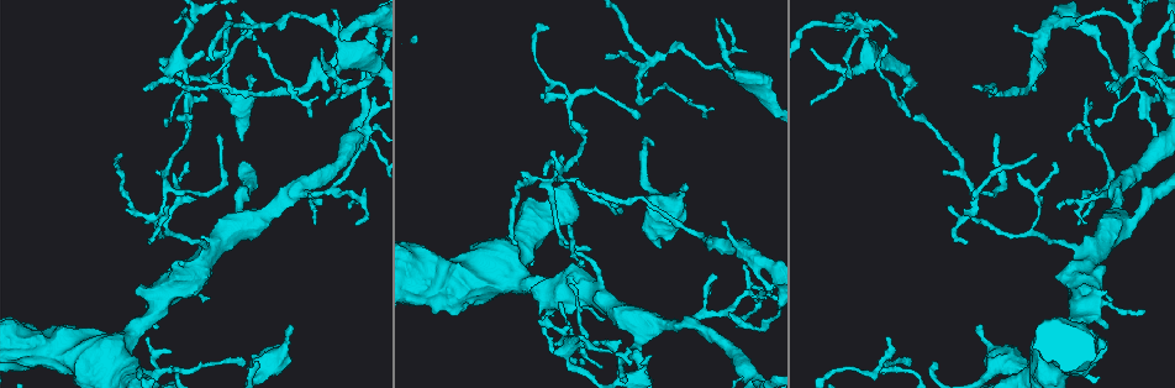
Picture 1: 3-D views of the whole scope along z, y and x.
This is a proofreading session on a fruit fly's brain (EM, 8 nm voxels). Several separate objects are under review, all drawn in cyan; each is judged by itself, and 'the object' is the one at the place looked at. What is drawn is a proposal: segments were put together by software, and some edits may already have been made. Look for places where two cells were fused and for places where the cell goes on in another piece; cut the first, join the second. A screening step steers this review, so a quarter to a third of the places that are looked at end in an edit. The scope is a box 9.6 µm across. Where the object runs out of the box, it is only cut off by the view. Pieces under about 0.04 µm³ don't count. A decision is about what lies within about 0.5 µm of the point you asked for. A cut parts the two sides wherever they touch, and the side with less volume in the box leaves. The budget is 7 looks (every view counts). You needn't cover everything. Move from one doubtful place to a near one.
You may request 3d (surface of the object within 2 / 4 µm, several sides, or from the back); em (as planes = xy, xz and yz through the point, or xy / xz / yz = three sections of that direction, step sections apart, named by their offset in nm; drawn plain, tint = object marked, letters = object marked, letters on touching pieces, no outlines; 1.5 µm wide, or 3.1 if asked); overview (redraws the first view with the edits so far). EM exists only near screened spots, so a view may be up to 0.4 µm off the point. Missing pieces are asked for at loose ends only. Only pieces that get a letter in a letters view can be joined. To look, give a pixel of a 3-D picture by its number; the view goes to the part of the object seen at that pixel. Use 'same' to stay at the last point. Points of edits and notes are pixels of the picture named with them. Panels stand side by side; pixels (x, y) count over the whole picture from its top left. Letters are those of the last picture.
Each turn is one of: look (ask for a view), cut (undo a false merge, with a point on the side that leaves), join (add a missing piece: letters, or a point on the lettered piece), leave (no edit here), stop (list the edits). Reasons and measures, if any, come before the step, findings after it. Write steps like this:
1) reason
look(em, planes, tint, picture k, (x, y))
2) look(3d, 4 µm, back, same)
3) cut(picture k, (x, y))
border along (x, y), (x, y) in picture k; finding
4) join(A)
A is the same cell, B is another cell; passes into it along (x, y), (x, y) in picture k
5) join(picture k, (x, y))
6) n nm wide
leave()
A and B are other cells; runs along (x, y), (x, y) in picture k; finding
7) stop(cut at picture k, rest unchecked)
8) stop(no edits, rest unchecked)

tapers out
look(em, planes, letters, picture 1, (1095, 119))

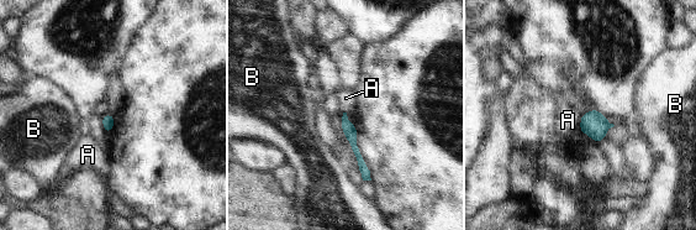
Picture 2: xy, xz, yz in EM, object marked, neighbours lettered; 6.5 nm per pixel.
leave()
A and B are other cells; runs along (344, 119), (367, 177) in picture 2; none of them fits

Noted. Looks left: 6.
arms part here
look(em, xy, step 8, tint, picture 1, (852, 26))

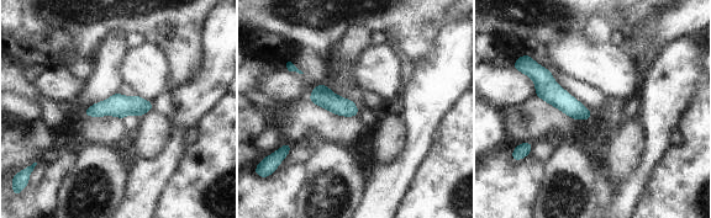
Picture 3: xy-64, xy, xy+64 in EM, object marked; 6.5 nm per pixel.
another direction
look(em, planes, tint, same)

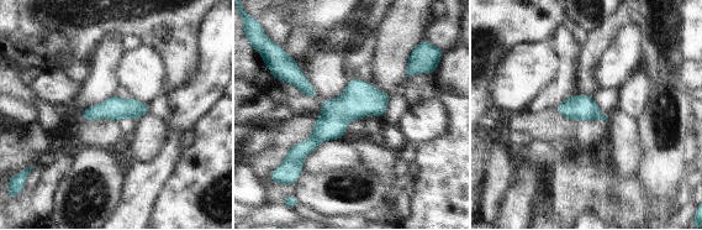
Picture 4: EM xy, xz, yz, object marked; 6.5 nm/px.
see the neighbours
look(em, planes, letters, same)

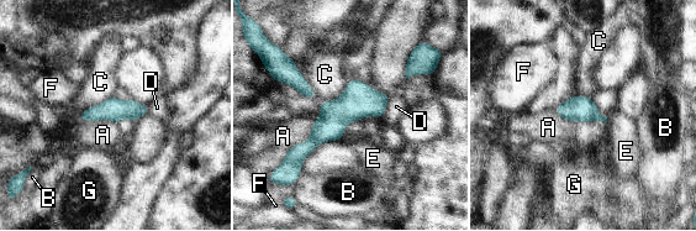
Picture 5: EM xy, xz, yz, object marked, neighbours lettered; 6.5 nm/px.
A touches over 400 nm
leave()
A, B, C, D, E, F and G are other cells; runs along (384, 96), (357, 101), (290, 155) in picture 5; one cell here

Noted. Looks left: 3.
abrupt turn
look(3d, 4 µm, back, picture 1, (1086, 129))

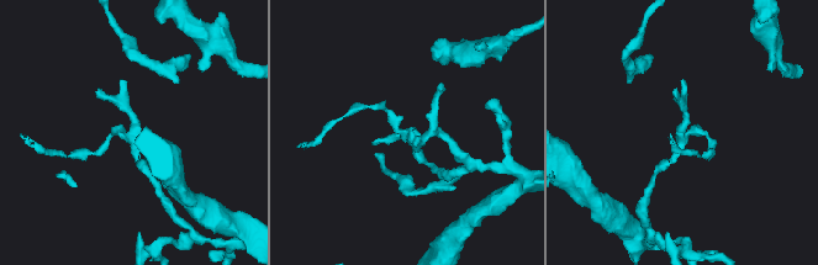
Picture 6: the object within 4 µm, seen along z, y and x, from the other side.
now the EM
look(em, yz, step 4, tint, picture 6, (404, 136))

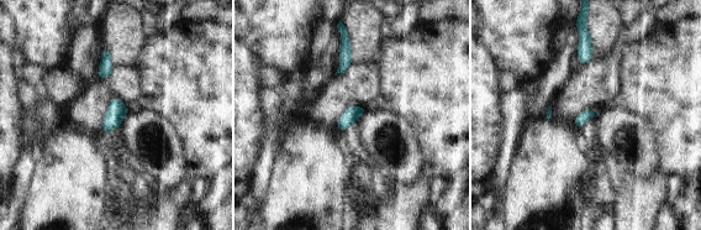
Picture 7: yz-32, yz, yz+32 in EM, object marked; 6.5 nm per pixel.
cut it another way
look(em, planes, letters, same)

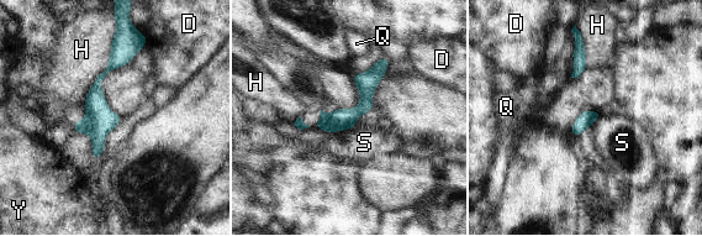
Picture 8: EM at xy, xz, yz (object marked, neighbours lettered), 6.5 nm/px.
leave()
D, H, Q, S and Y are other cells; runs along (119, 43), (96, 83), (95, 155) in picture 8; continuous, no second cell

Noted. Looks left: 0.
stop(no edits, rest unchecked)

